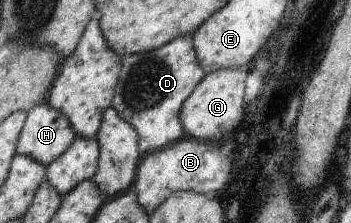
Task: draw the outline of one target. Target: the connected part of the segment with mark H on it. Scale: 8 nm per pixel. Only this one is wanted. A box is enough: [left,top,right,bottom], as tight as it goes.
[17,103,77,167]

